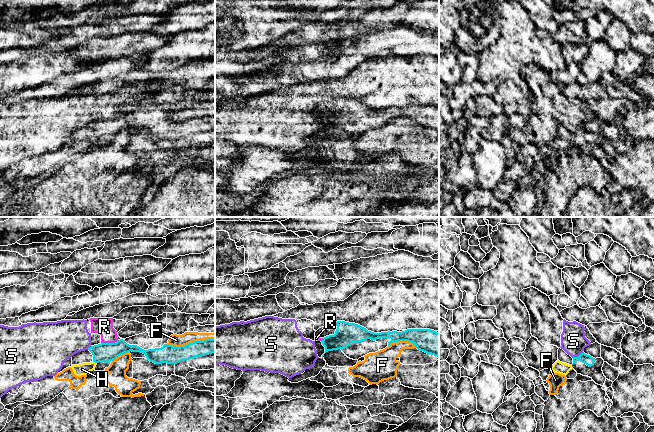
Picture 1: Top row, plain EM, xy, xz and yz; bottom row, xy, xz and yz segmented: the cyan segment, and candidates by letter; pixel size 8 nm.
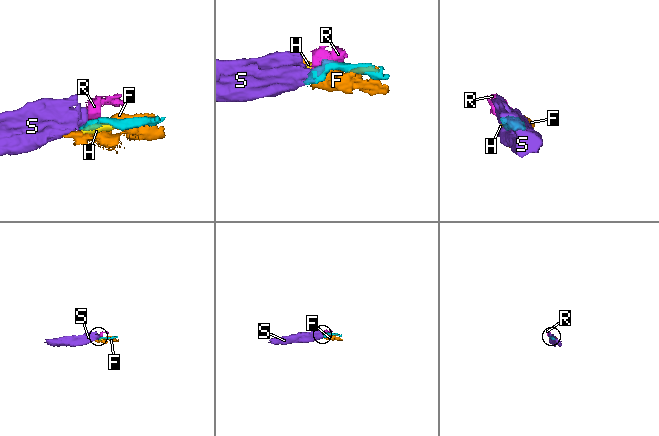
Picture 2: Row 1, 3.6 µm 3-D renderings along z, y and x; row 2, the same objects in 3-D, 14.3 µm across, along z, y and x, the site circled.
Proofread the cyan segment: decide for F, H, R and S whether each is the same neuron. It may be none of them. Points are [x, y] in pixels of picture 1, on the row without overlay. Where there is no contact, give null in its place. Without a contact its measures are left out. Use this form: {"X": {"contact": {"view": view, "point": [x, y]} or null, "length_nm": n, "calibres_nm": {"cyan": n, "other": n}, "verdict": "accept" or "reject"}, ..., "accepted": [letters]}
{"F": {"contact": {"view": "xy", "point": [190, 119]}, "length_nm": 380, "calibres_nm": {"cyan": 150, "other": 100}, "verdict": "reject"}, "H": {"contact": {"view": "xy", "point": [95, 138]}, "length_nm": 40, "calibres_nm": {"cyan": 160, "other": 100}, "verdict": "reject"}, "R": {"contact": {"view": "xy", "point": [109, 119]}, "length_nm": 150, "calibres_nm": {"cyan": 160, "other": 140}, "verdict": "reject"}, "S": {"contact": {"view": "yz", "point": [578, 132]}, "length_nm": 100, "calibres_nm": {"cyan": 80, "other": 200}, "verdict": "reject"}, "accepted": []}

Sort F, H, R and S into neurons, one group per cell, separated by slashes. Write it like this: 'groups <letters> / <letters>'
groups F / H / R S

